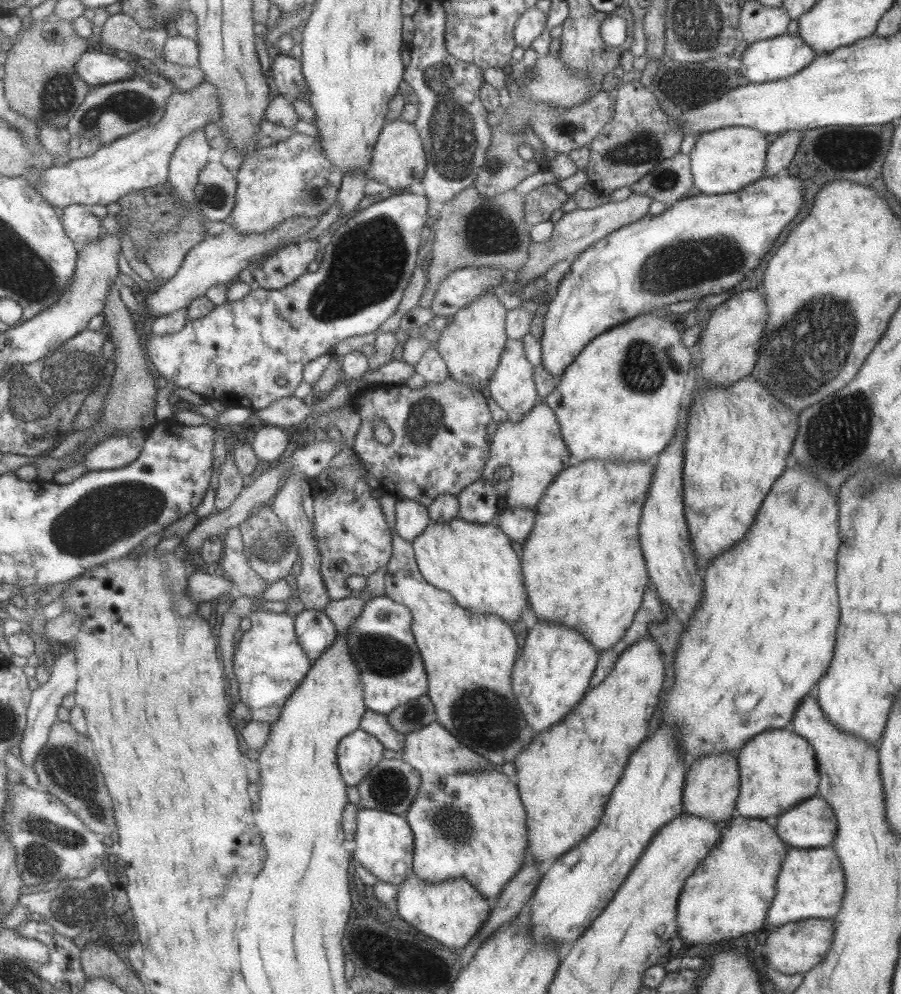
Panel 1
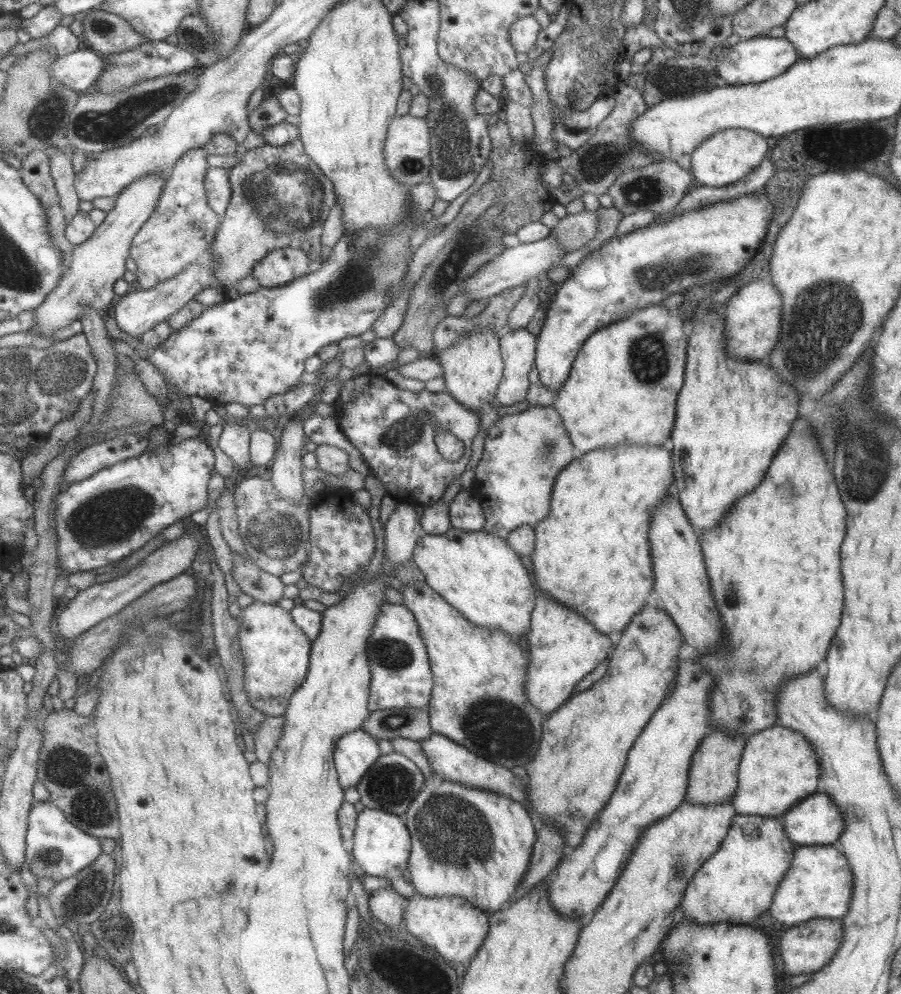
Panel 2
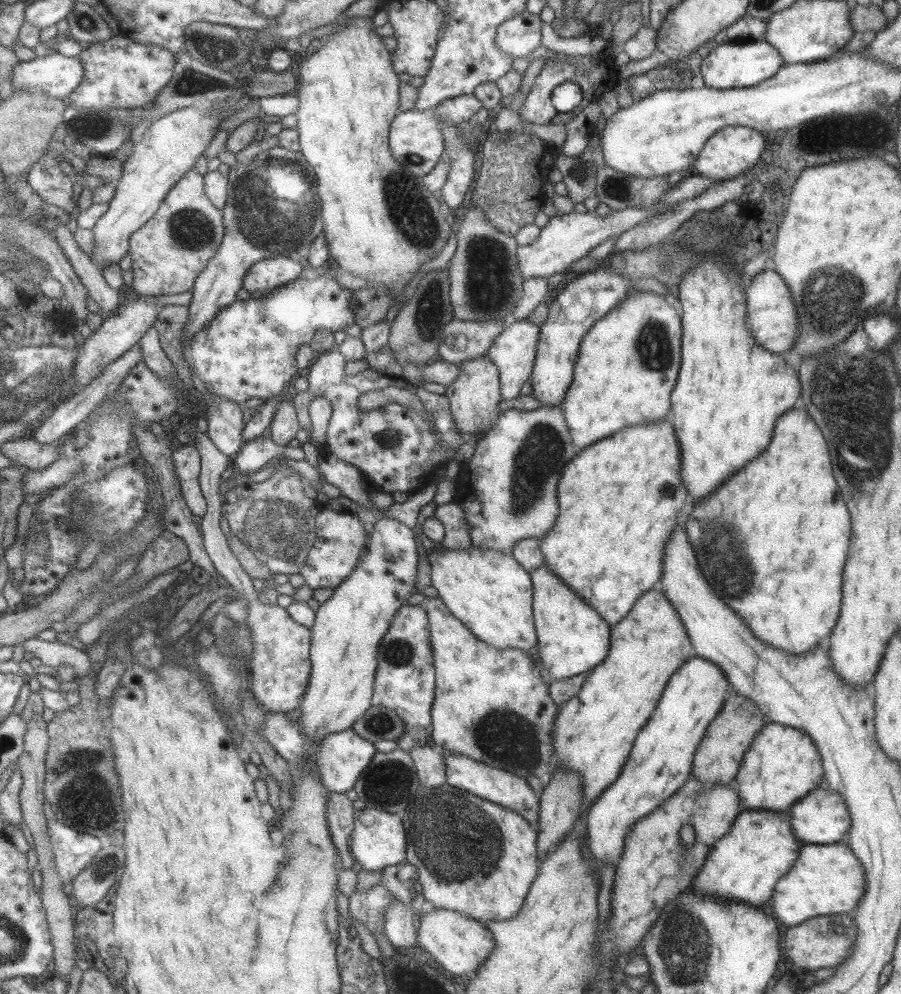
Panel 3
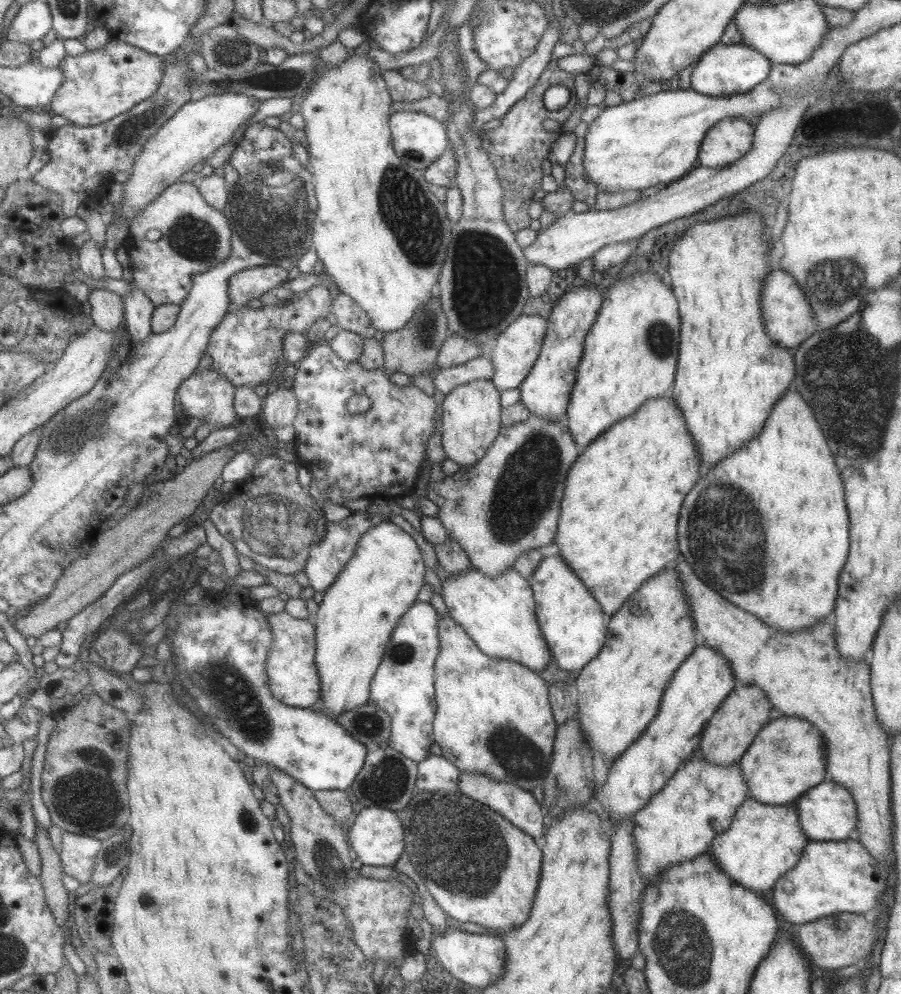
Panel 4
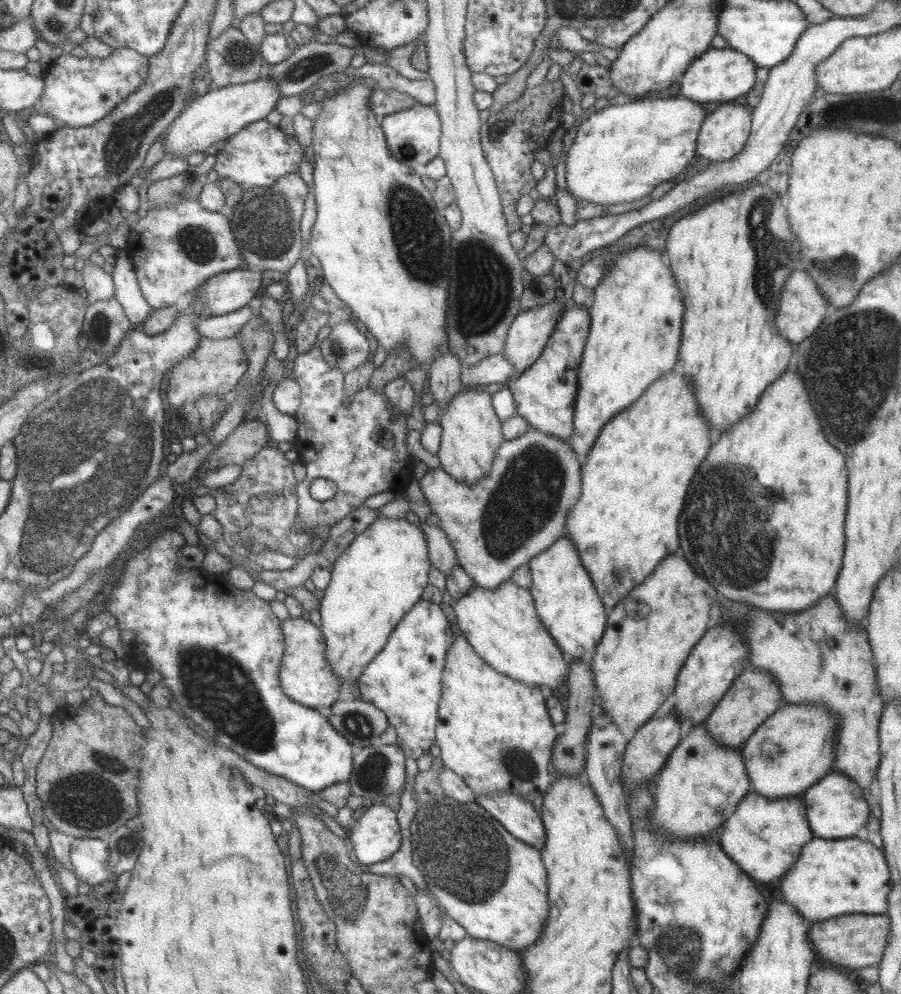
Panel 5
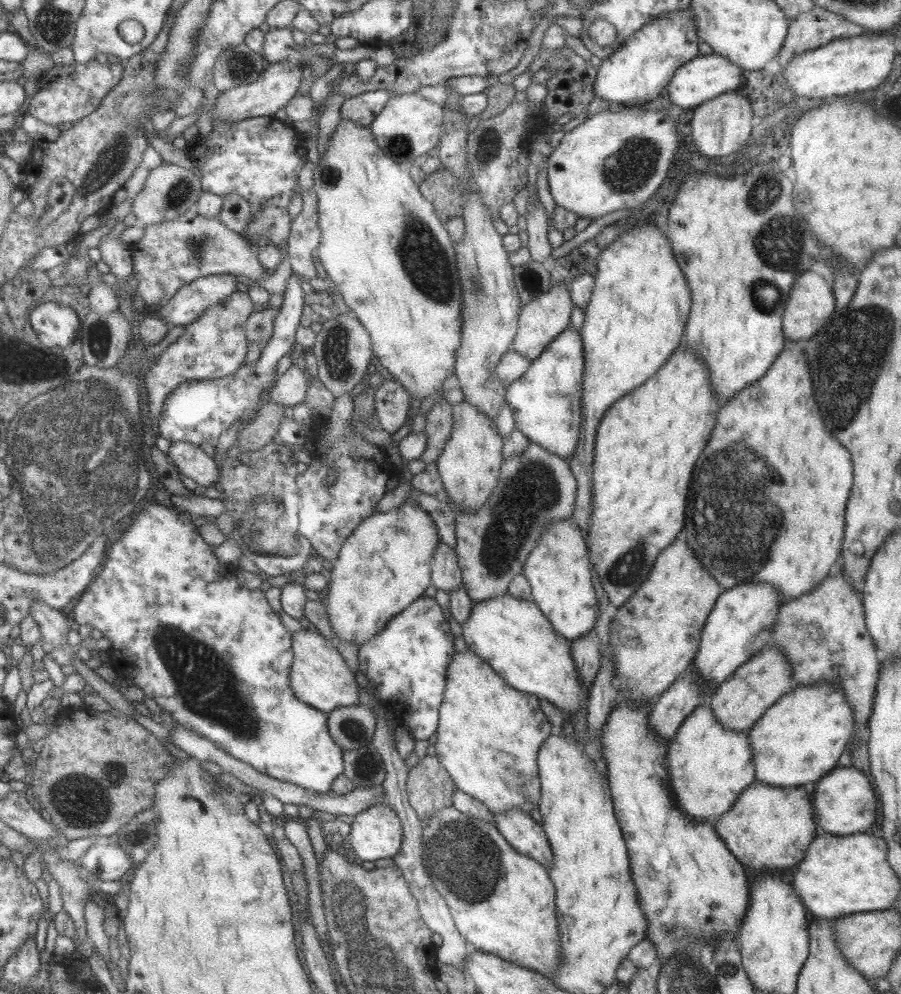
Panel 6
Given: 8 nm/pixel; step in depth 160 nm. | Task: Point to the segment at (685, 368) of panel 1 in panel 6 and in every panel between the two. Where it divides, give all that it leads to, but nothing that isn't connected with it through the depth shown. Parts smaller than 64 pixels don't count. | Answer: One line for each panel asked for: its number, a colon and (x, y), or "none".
2: (621, 389)
3: (628, 361)
4: (629, 355)
5: (635, 312)
6: (639, 303)

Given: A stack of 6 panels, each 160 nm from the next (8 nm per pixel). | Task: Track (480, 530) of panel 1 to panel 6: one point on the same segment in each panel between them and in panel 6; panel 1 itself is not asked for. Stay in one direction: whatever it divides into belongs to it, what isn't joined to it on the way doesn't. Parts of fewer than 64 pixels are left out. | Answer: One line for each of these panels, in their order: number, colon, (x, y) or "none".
2: (477, 573)
3: (487, 591)
4: (497, 613)
5: (501, 625)
6: (511, 635)

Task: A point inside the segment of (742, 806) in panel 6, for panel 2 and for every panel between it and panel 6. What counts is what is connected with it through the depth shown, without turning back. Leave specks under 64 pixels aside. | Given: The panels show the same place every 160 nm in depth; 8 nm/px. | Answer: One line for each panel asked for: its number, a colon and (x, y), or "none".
2: (737, 882)
3: (743, 865)
4: (764, 841)
5: (763, 836)

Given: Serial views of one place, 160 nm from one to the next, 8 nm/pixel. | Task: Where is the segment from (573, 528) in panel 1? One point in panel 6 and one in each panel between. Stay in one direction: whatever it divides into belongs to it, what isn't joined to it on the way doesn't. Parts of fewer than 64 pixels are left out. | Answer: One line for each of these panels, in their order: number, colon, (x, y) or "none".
2: (591, 552)
3: (618, 499)
4: (616, 528)
5: (634, 478)
6: (646, 443)

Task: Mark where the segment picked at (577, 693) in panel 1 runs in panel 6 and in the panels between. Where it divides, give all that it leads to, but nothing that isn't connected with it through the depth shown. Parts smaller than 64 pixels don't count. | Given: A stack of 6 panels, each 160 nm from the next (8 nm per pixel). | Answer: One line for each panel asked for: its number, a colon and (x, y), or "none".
2: (563, 647)
3: (571, 638)
4: (574, 627)
5: (566, 603)
6: (558, 570)

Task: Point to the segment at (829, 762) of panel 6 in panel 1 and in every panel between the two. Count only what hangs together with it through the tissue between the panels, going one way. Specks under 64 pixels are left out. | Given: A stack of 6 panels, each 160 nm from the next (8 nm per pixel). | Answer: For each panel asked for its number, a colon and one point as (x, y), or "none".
1: (777, 768)
2: (777, 767)
3: (781, 765)
4: (775, 772)
5: (792, 749)

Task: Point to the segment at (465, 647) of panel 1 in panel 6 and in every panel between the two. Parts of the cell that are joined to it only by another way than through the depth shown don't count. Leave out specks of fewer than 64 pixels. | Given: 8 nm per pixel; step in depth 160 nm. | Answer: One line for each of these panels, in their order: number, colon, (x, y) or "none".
2: (478, 700)
3: (490, 705)
4: (492, 716)
5: (495, 733)
6: (488, 734)

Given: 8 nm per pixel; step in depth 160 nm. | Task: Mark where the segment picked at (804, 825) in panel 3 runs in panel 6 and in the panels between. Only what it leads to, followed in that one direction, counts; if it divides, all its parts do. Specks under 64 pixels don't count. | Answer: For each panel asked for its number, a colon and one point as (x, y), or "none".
4: (827, 812)
5: (835, 806)
6: (844, 803)

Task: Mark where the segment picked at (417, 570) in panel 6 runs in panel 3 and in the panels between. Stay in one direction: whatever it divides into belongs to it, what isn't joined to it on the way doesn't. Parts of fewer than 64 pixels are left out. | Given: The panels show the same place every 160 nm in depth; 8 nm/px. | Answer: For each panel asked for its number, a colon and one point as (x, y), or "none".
3: (348, 627)
4: (354, 621)
5: (381, 574)

